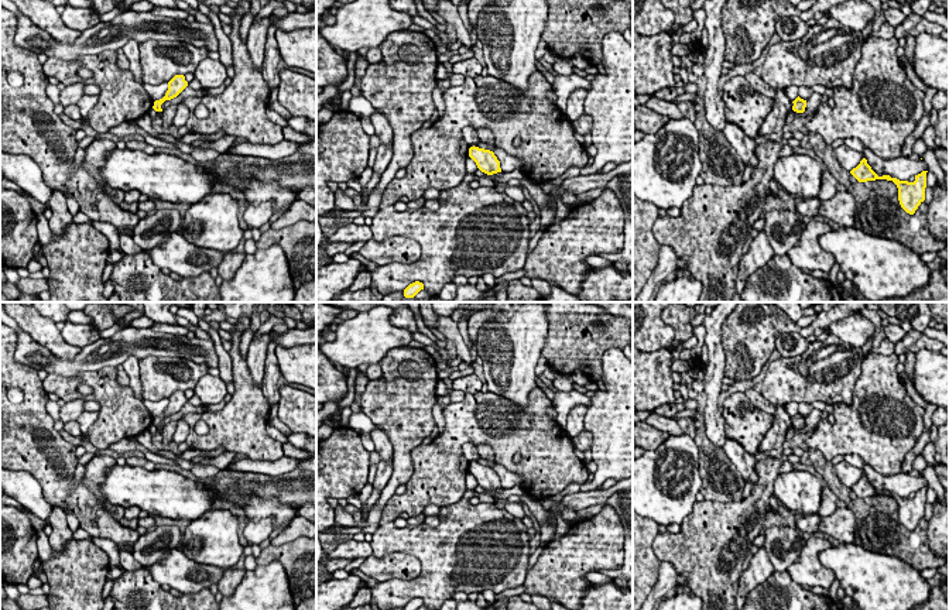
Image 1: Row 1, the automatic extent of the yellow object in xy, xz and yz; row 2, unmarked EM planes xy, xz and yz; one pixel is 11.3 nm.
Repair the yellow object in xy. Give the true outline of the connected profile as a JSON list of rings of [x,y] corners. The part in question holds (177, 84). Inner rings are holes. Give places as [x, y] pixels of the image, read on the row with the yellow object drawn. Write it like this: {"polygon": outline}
{"polygon": [[[175,75],[168,82],[168,90],[167,90],[165,96],[160,100],[155,100],[153,109],[155,112],[162,112],[161,104],[165,100],[171,100],[171,99],[177,97],[186,86],[188,86],[188,82],[185,80],[185,76],[184,75]]]}

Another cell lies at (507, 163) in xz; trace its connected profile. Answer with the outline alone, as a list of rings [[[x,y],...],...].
[[[496,147],[493,150],[493,152],[497,157],[497,160],[500,161],[500,168],[501,168],[501,172],[504,172],[504,174],[508,174],[508,172],[513,172],[515,169],[520,169],[521,165],[523,165],[523,161],[520,158],[507,154],[500,147]]]

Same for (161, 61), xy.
[[[145,40],[138,45],[143,83],[161,85],[175,75],[195,73],[209,52],[206,47],[181,41]]]

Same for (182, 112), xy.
[[[179,103],[177,104],[177,112],[172,120],[172,126],[175,126],[177,128],[182,127],[186,124],[186,120],[189,119],[189,109],[186,104]]]

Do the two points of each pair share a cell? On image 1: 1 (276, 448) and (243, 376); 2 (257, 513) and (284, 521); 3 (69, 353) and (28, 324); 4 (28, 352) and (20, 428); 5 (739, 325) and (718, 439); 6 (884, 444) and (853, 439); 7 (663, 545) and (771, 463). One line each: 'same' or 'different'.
1: same
2: same
3: same
4: different
5: different
6: same
7: same

